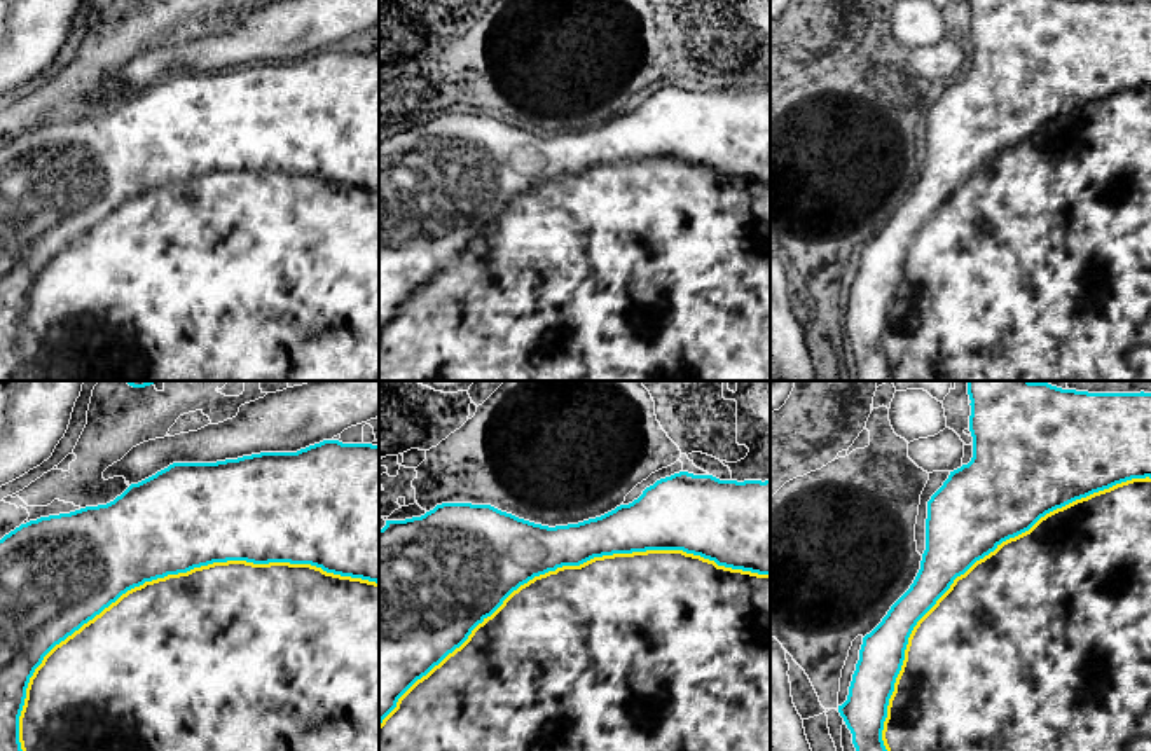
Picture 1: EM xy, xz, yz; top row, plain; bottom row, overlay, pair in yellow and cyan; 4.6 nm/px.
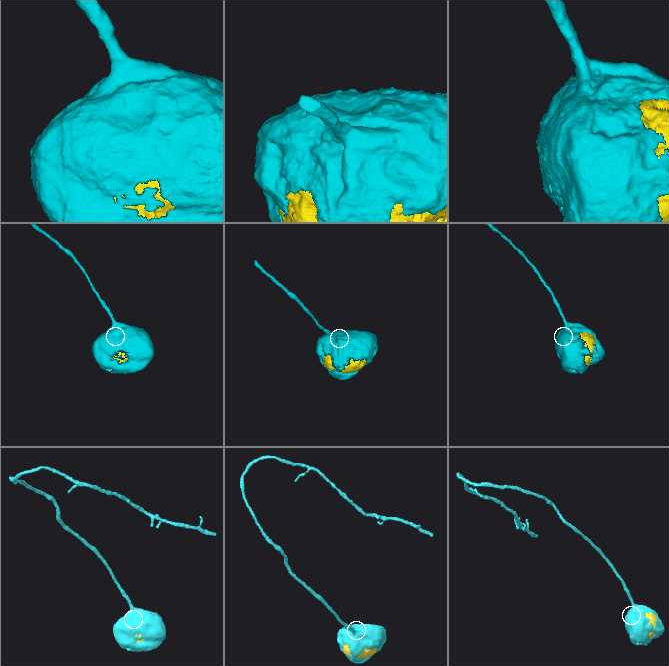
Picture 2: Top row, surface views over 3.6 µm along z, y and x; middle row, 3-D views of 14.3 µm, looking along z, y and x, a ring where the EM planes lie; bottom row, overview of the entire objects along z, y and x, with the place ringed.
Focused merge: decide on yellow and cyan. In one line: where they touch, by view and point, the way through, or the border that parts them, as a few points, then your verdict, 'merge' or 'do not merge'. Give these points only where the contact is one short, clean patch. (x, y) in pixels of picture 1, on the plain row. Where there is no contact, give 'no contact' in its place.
xy (154, 189) | merge

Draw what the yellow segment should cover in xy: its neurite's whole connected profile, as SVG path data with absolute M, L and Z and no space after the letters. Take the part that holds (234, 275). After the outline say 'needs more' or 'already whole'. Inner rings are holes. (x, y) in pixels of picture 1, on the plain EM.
M323 49L297 61L173 72L107 114L40 126L0 148L0 381L379 381L379 54Z; needs more

